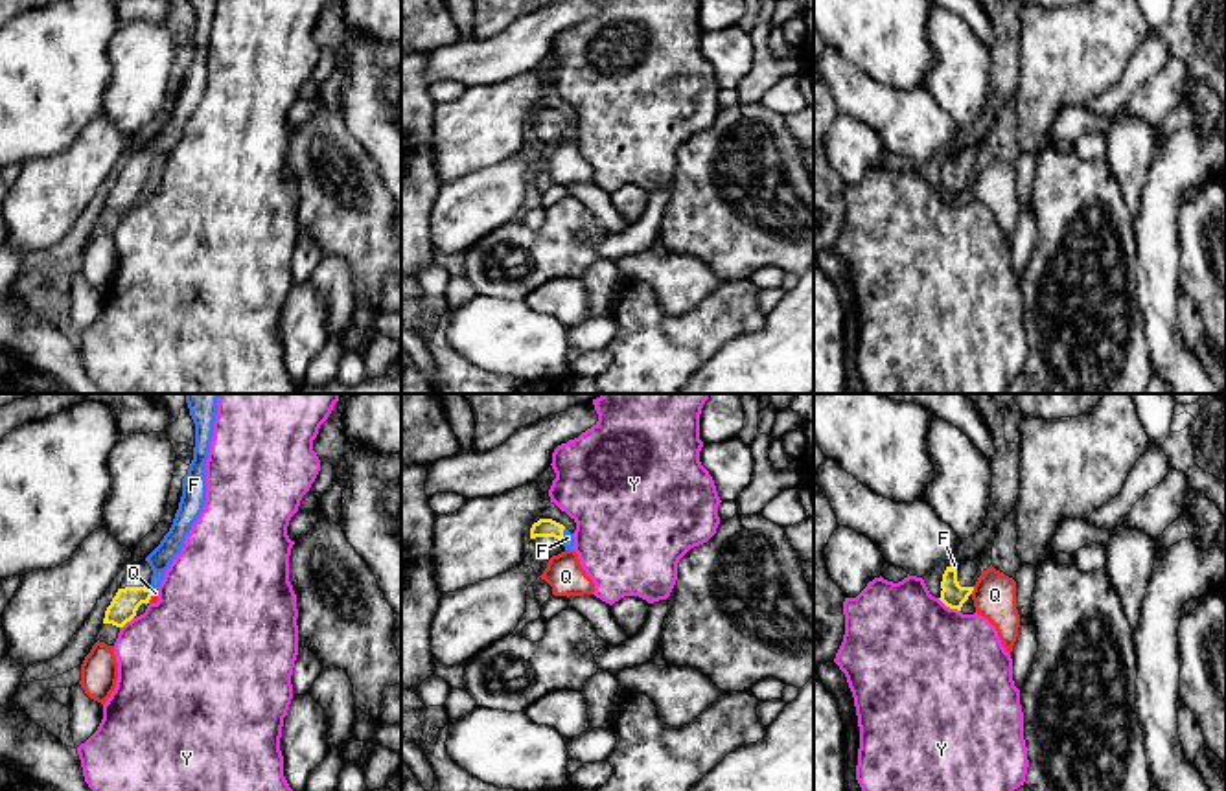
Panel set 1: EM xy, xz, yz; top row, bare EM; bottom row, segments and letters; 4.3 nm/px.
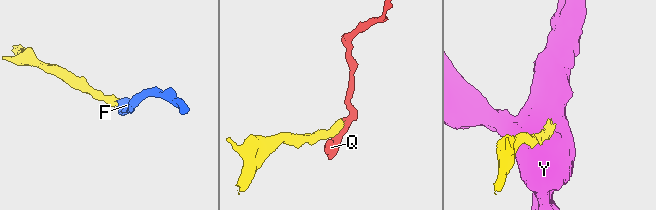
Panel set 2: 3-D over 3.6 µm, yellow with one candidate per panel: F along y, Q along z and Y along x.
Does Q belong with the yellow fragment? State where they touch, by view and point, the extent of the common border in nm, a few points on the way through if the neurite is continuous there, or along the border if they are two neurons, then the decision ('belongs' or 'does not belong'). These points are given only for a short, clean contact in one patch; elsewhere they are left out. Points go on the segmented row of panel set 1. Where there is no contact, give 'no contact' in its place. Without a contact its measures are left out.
yz (972, 589) | 40 nm | along yz (974, 587), (971, 593) | does not belong

